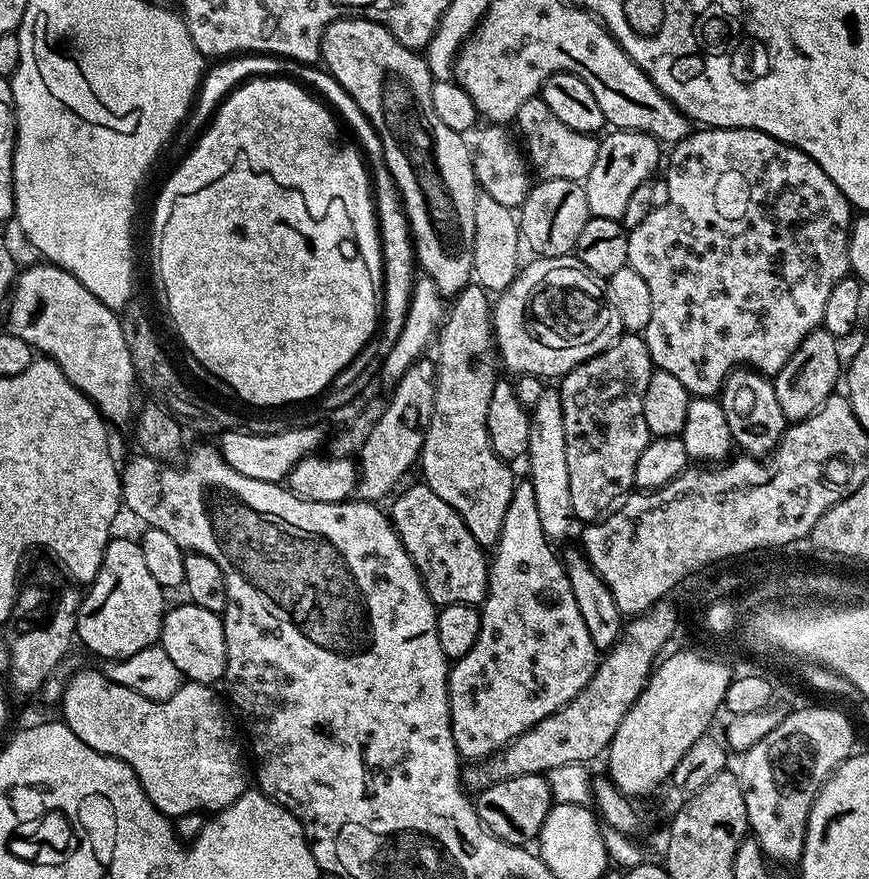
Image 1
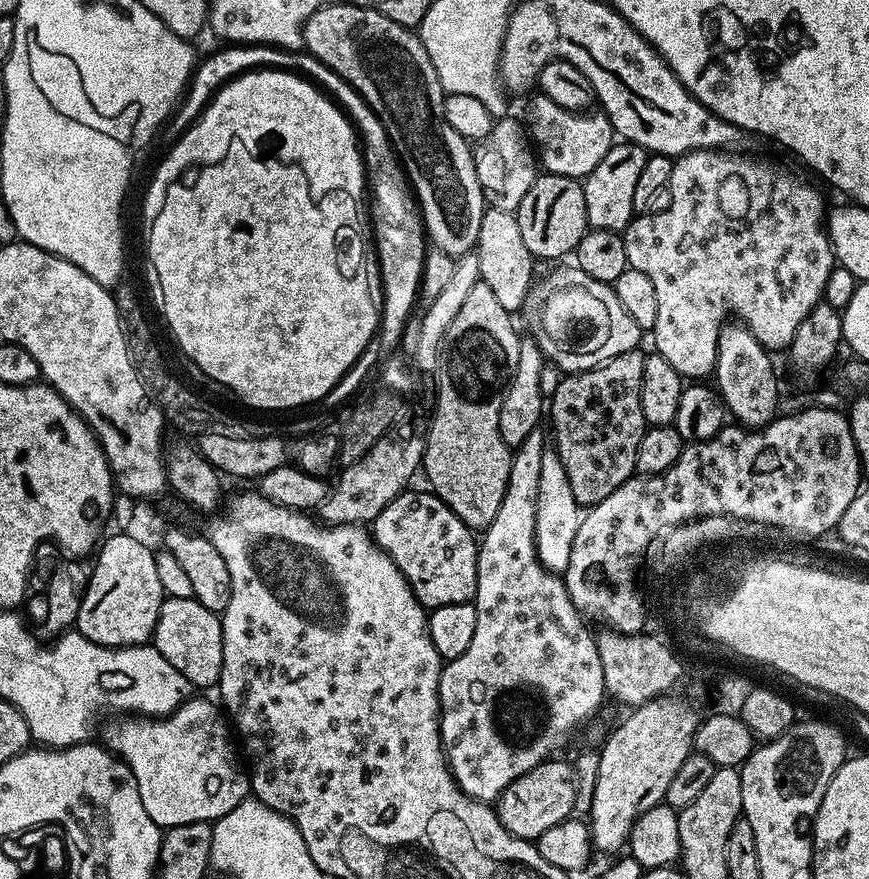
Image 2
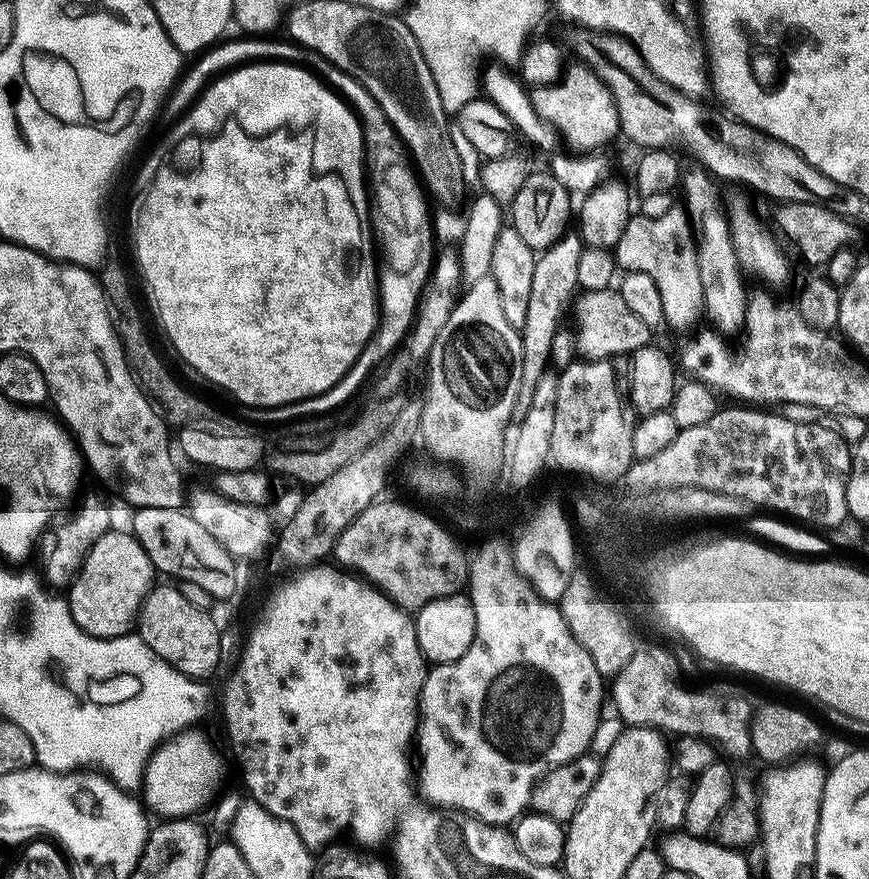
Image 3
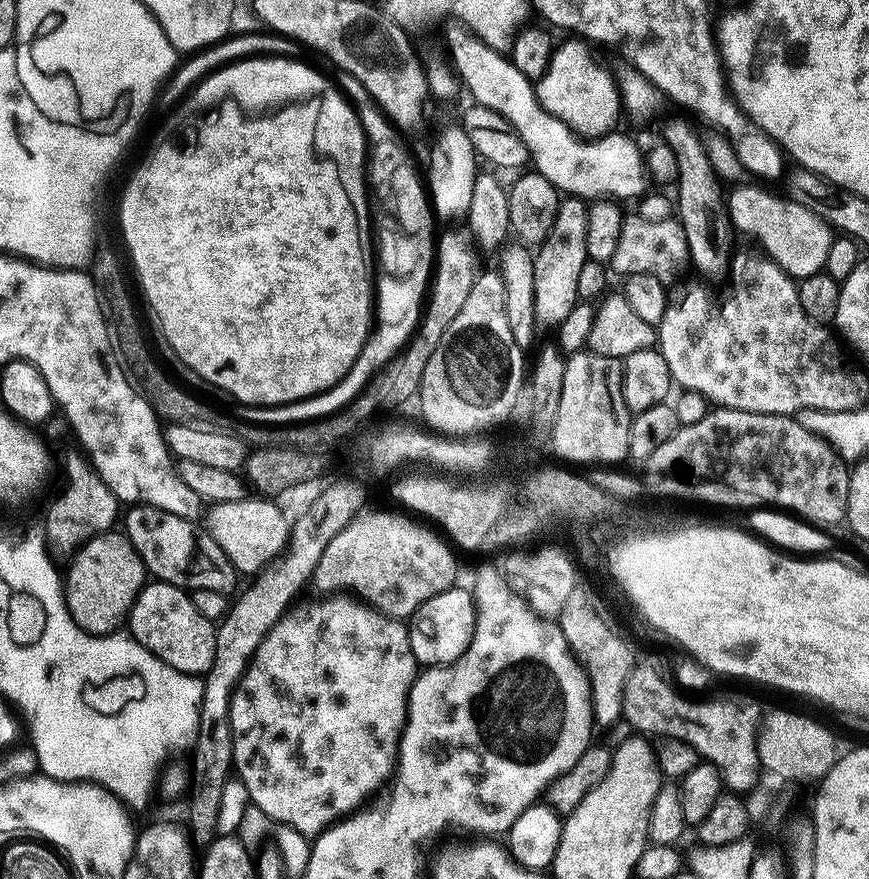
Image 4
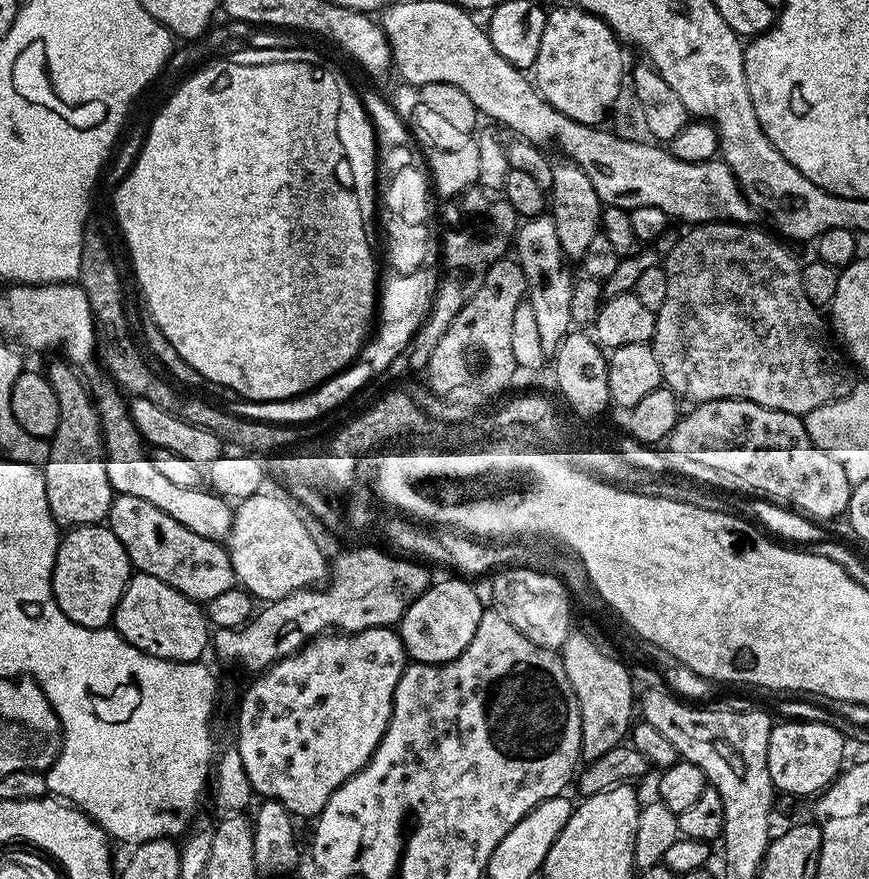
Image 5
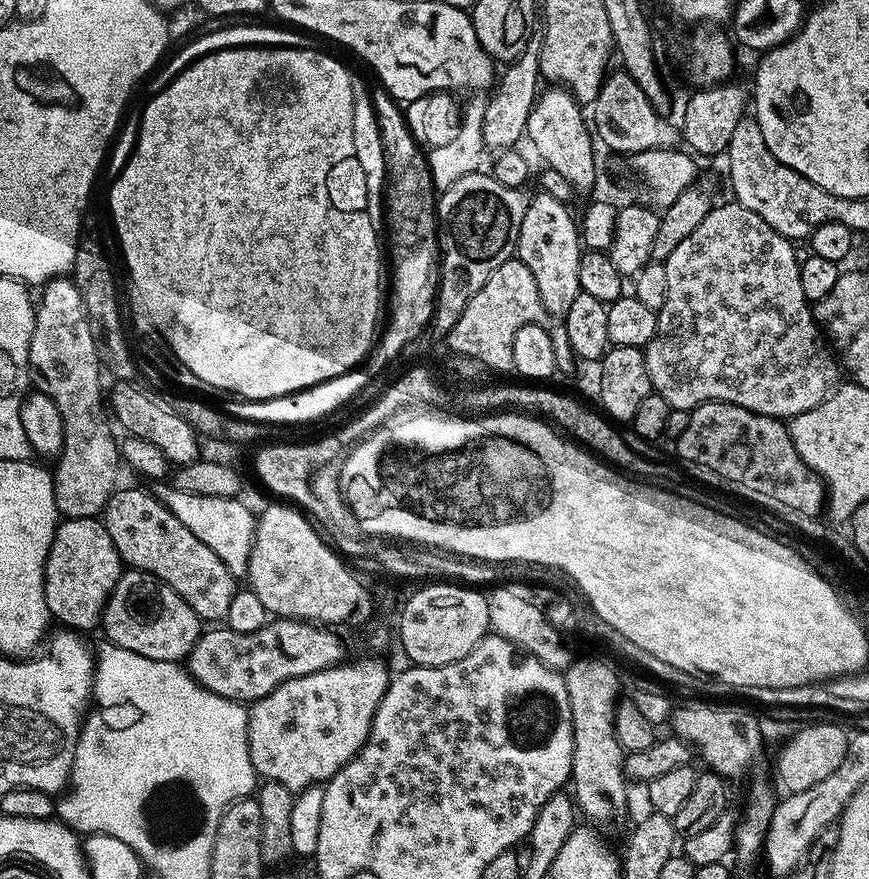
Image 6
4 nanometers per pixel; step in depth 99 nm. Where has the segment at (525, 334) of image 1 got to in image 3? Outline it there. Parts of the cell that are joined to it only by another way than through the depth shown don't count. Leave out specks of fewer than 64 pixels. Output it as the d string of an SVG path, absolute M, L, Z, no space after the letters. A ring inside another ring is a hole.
M609 290L607 292L584 292L581 300L576 304L576 348L585 361L607 360L617 358L616 356L627 357L629 354L637 352L639 348L649 347L651 336L654 336L653 329L642 322L642 318L637 318L622 302L619 291Z

